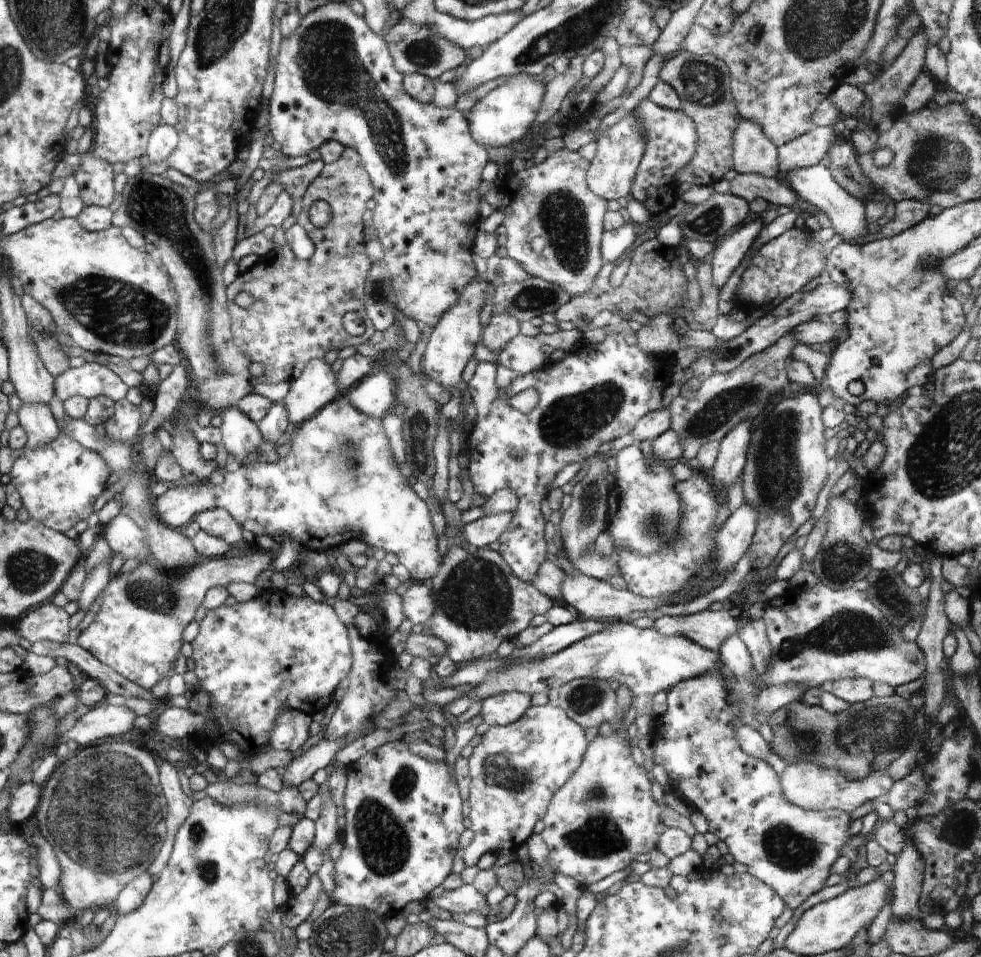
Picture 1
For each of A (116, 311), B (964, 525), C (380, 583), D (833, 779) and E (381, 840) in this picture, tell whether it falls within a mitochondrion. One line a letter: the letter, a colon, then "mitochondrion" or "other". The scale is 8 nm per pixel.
A: mitochondrion
B: other
C: other
D: mitochondrion
E: mitochondrion

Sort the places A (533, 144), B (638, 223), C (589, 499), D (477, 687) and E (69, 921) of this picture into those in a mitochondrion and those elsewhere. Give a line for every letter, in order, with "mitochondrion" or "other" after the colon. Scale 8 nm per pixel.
A: other
B: other
C: mitochondrion
D: other
E: other

